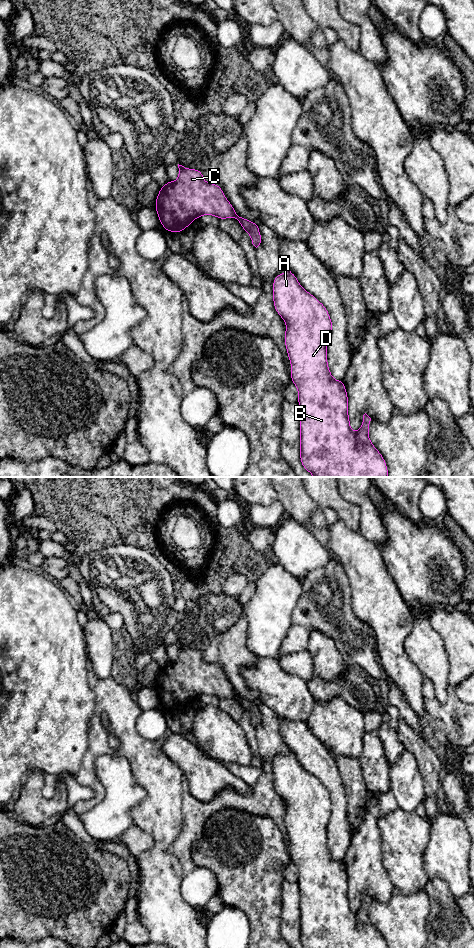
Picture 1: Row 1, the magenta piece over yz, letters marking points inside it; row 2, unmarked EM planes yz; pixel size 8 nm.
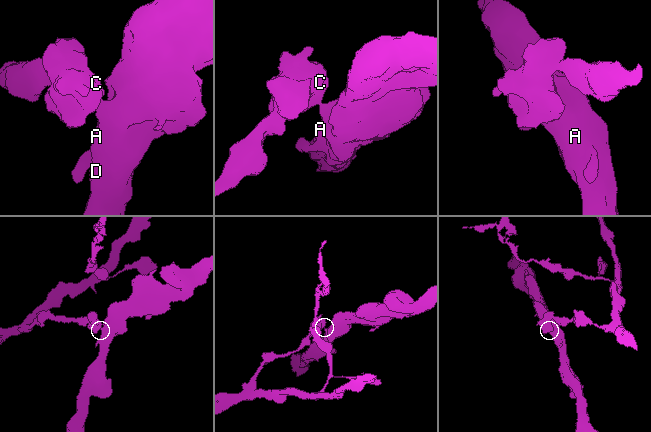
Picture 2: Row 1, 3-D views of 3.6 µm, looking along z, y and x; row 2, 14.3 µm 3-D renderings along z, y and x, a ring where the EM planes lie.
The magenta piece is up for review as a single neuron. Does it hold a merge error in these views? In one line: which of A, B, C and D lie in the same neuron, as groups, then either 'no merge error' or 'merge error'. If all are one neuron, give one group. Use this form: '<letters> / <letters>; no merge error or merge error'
A B D / C; merge error

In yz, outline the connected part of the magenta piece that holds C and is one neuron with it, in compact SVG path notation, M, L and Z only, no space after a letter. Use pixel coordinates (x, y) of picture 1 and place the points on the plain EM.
M179 644L178 648L178 659L175 662L168 659L166 665L160 668L154 687L164 711L180 713L202 695L214 695L219 700L235 698L235 690L225 678L223 670L217 664L205 662L202 650L188 649Z

